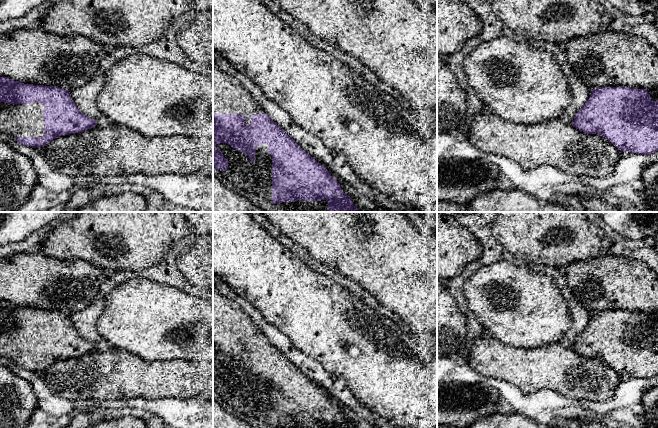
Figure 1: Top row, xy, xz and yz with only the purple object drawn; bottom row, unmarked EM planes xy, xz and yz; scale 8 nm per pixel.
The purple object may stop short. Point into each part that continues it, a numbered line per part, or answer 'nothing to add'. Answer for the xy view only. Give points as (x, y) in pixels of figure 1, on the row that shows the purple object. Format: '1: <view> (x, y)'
1: xy (16, 120)

